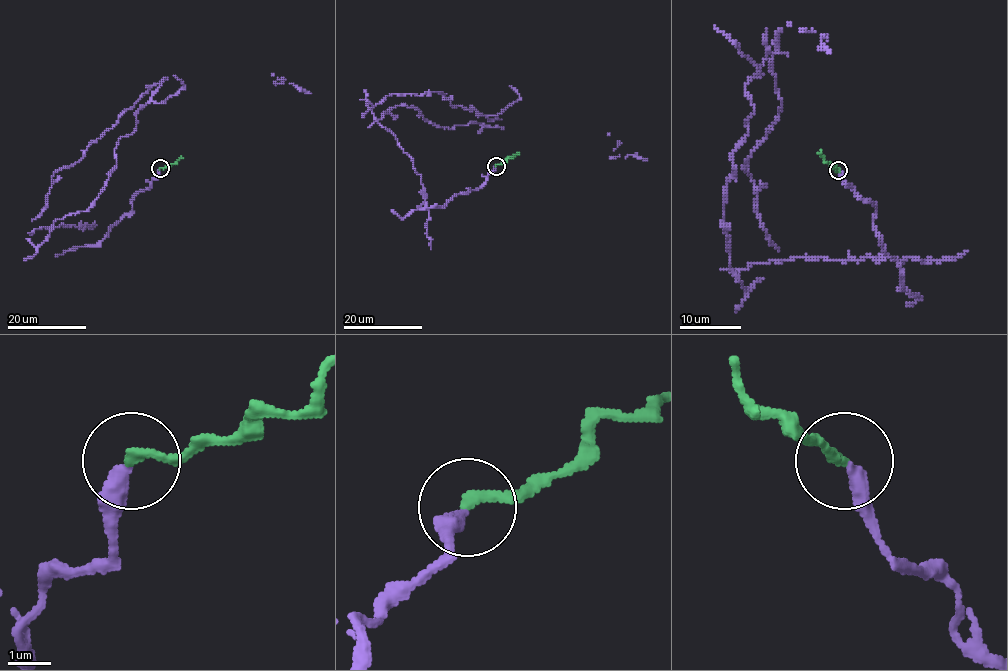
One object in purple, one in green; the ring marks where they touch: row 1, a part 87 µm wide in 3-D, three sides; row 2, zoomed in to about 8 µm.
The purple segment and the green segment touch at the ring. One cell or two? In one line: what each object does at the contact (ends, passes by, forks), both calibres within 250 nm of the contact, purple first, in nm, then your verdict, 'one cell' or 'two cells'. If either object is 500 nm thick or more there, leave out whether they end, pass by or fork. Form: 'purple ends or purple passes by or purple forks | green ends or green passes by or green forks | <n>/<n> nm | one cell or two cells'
purple ends | green ends | 360/220 nm | one cell

